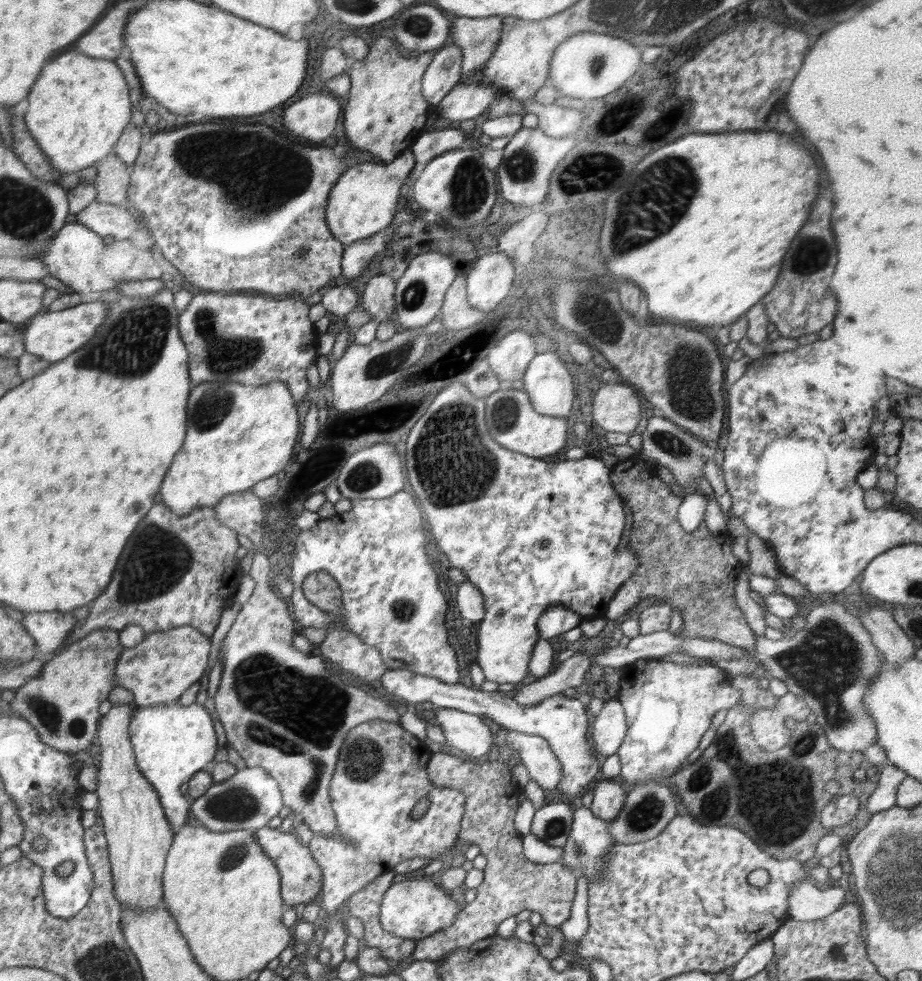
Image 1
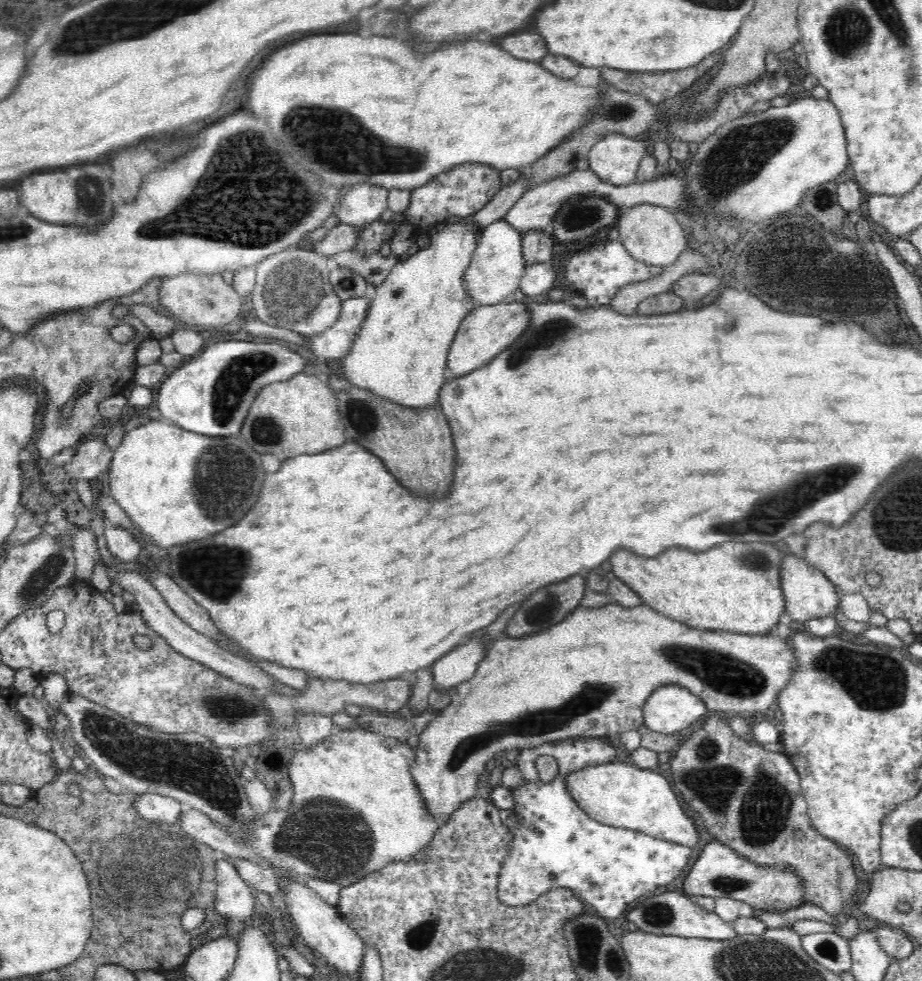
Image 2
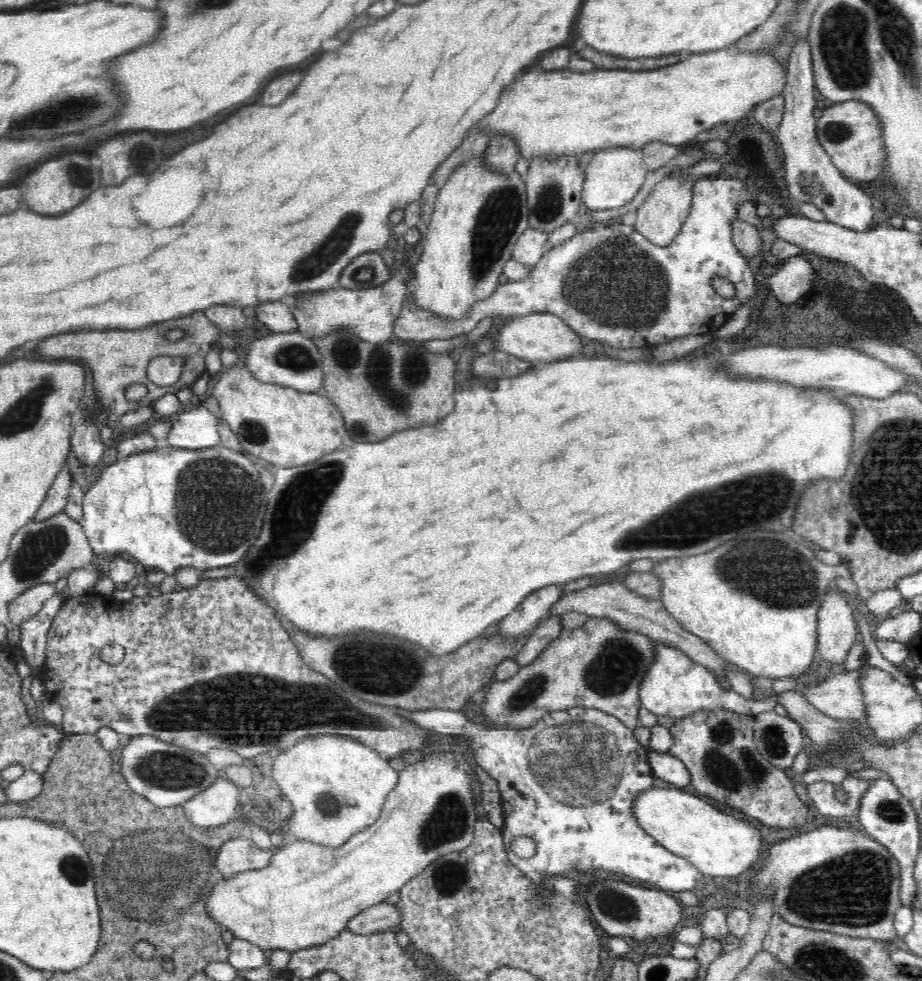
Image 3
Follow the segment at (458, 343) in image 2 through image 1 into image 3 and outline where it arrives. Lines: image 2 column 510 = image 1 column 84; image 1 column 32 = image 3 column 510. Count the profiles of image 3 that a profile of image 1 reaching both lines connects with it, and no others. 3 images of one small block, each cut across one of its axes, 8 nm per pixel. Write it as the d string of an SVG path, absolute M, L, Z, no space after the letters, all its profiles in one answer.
M530 314L504 322L493 339L497 351L504 351L518 359L533 363L568 361L584 357L582 337L567 326L558 316L552 314Z

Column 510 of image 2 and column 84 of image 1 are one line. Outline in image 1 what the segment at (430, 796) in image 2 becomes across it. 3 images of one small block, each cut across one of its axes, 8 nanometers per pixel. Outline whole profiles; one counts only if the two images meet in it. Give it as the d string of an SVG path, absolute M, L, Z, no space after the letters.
M95 630L75 644L66 646L58 655L43 665L37 676L15 690L14 698L9 702L10 708L14 714L27 719L37 729L42 742L49 744L56 750L78 752L88 748L96 736L96 730L99 730L98 708L108 698L110 690L119 686L116 683L114 672L123 648L119 643L119 630Z

